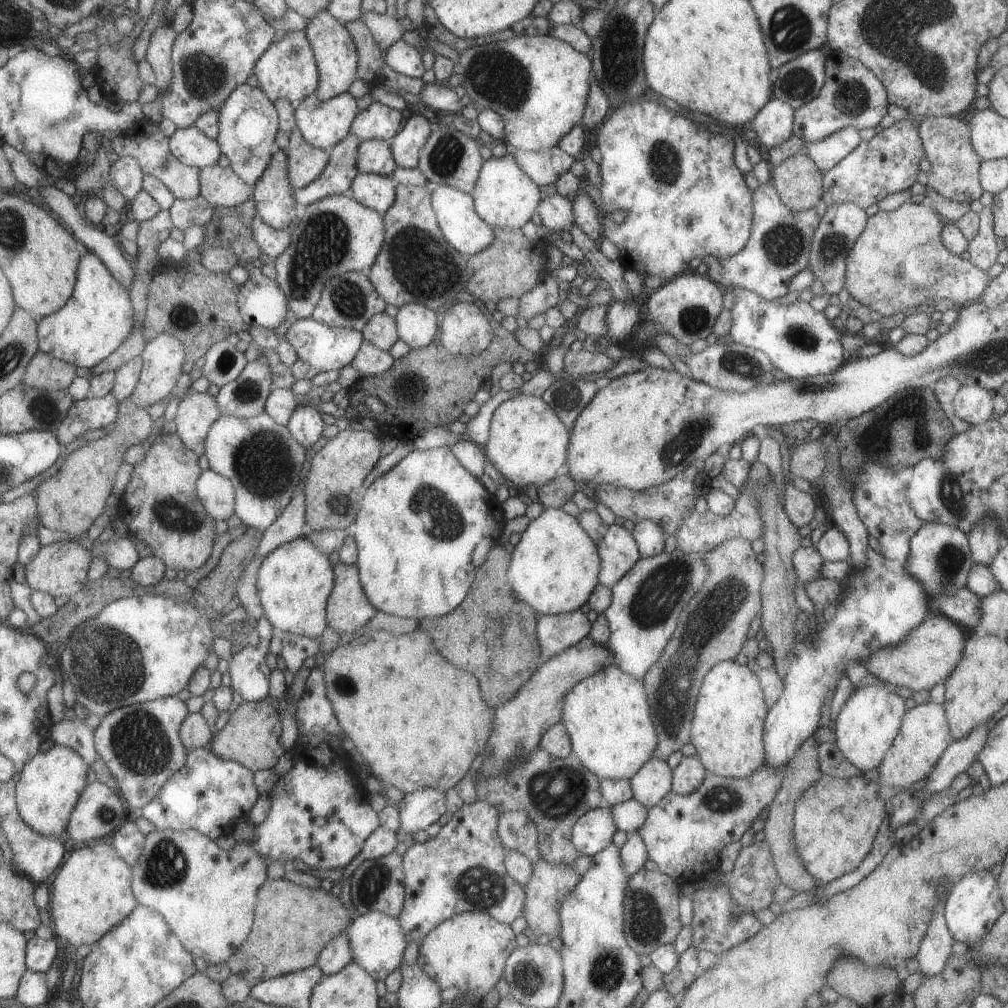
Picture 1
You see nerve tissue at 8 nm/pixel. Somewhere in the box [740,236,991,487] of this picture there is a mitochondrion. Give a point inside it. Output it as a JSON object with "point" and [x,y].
{"point":[803,339]}

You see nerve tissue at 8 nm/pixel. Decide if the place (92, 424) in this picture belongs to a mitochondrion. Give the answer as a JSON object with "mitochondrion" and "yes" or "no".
{"mitochondrion":"no"}

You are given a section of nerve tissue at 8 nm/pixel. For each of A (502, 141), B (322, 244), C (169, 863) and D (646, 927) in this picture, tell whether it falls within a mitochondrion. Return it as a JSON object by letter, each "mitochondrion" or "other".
{"A":"other","B":"mitochondrion","C":"mitochondrion","D":"mitochondrion"}

